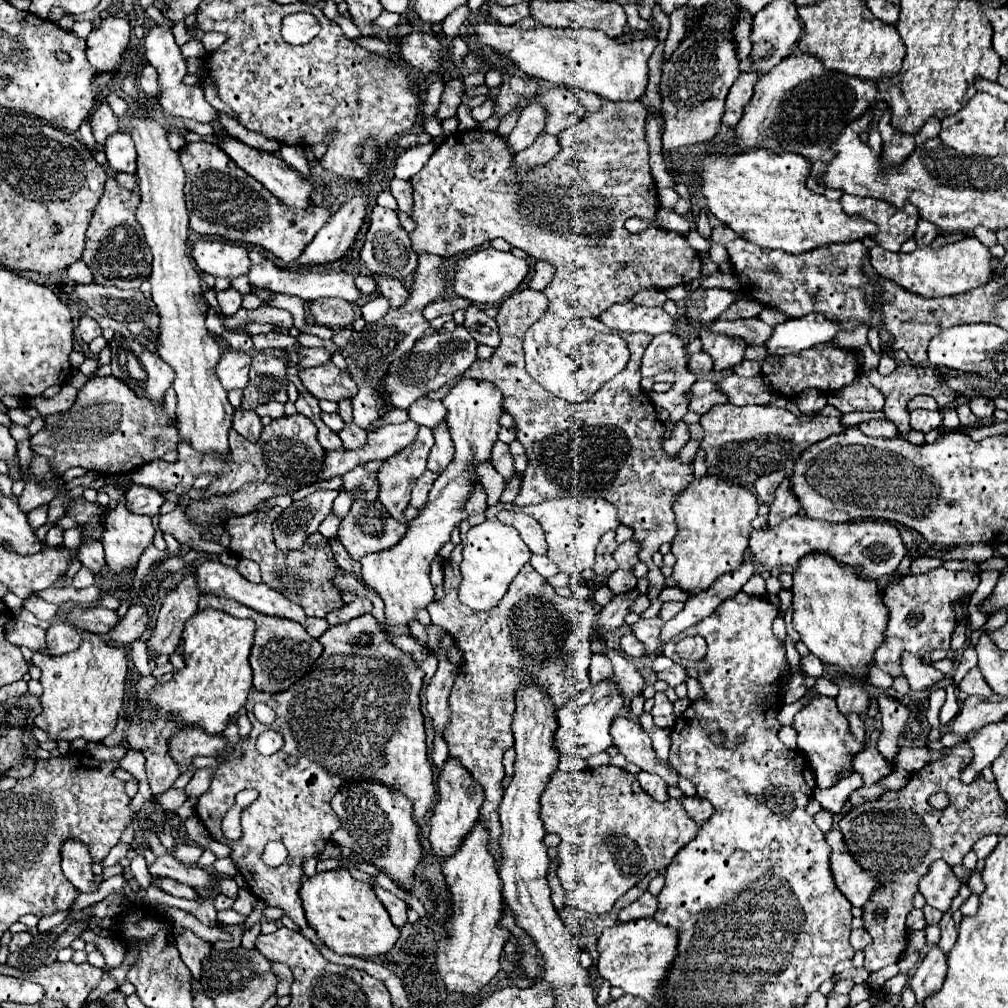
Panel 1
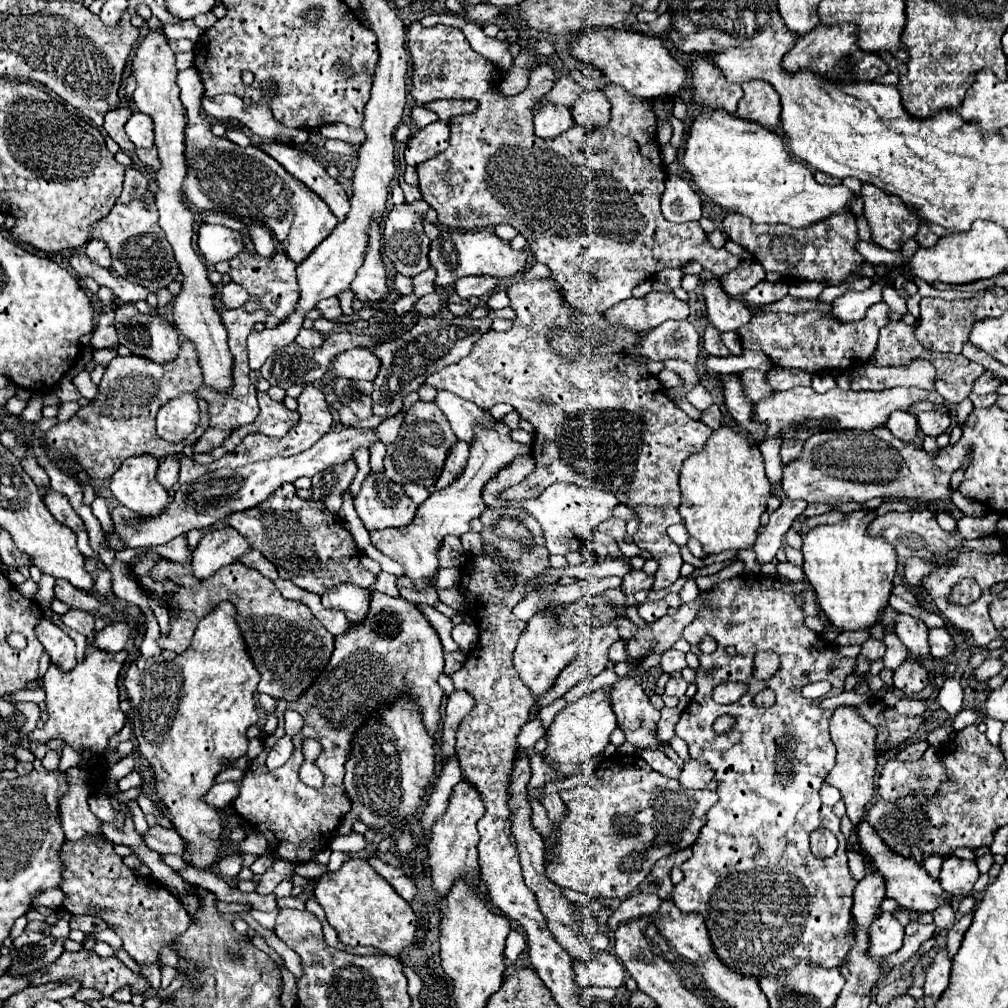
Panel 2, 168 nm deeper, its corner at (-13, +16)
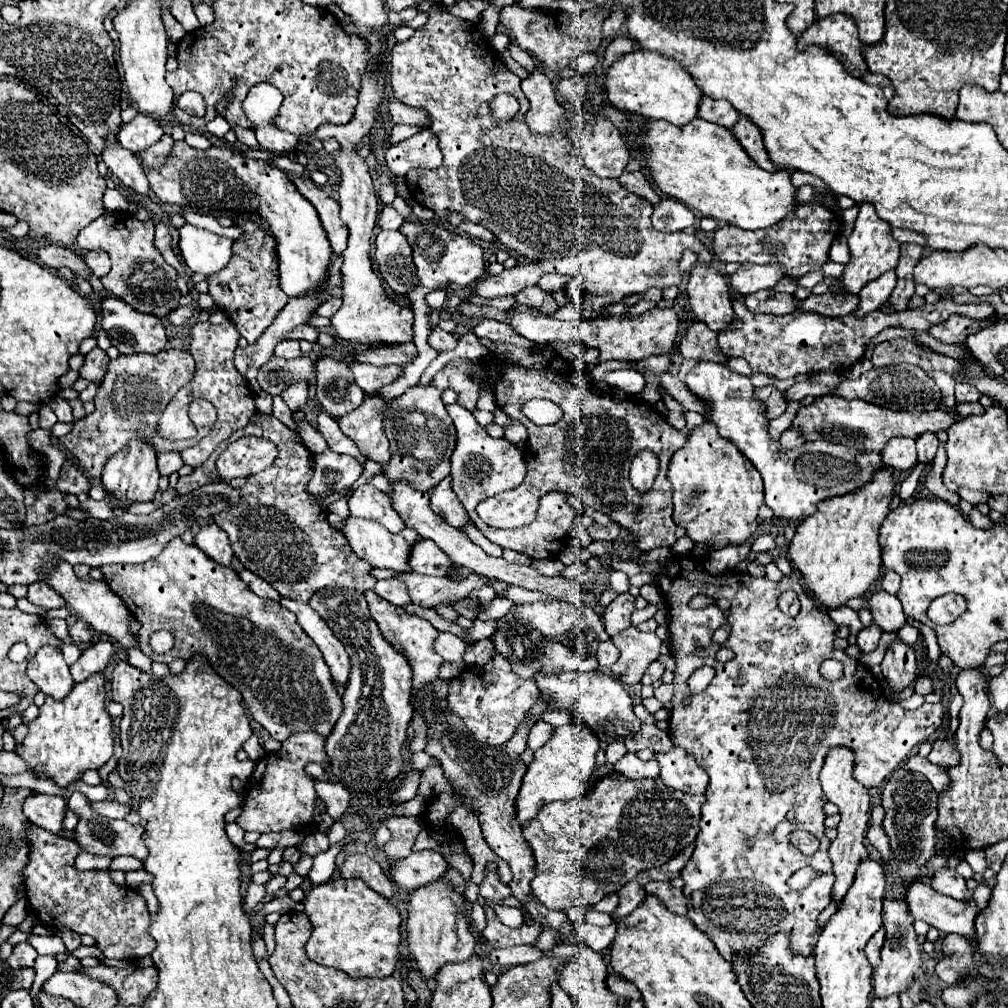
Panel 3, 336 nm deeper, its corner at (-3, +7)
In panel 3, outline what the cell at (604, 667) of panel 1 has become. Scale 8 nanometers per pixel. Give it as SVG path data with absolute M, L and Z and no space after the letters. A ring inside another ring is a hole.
M610 639L598 645L596 661L598 661L598 665L600 665L600 667L606 667L606 669L608 669L608 667L612 667L612 665L614 665L614 661L618 661L618 649L616 649L616 645L614 645Z

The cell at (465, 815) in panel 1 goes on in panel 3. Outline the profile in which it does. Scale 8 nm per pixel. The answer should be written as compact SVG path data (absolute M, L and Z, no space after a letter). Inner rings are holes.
M442 879L432 885L420 887L410 895L406 943L418 963L418 971L422 979L428 983L436 979L438 971L446 963L468 961L474 955L474 935L472 935L470 921L466 917L466 903Z

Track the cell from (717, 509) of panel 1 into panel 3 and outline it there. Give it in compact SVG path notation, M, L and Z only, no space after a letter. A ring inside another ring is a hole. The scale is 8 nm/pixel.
M704 421L688 433L688 441L670 461L668 477L674 489L674 521L686 529L694 543L722 549L726 545L742 545L756 533L762 477L732 441L720 437L712 421Z

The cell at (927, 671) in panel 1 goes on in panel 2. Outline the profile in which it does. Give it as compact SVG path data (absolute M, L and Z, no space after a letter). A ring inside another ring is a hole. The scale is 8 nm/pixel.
M900 614L900 620L896 620L896 636L904 642L912 656L916 658L930 656L928 626L922 620L912 618L910 614Z

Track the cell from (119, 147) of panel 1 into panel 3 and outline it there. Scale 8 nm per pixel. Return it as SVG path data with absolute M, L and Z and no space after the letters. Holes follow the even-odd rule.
M138 113L132 121L122 125L118 133L118 143L132 153L140 153L150 145L154 145L162 135L164 135L164 127L160 125L160 121L156 121L150 115Z

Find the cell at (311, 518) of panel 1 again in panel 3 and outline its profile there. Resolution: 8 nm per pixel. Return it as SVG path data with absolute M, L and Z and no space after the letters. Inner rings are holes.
M330 449L314 455L314 463L316 463L316 469L308 485L308 491L318 497L350 487L364 471L362 463L356 457L340 455Z

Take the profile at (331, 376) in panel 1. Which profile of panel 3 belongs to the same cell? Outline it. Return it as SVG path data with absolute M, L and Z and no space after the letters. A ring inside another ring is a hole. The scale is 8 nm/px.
M352 363L350 365L356 377L356 383L366 391L372 393L384 385L394 383L398 377L402 377L402 367L398 365L386 365L386 367L376 367L368 363Z

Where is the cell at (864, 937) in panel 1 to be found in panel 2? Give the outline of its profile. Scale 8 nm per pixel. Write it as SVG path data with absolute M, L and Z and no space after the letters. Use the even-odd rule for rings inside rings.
M880 912L870 928L868 928L868 942L870 942L870 956L874 960L880 960L886 954L892 954L902 948L902 938L904 938L904 926L890 914L890 912Z

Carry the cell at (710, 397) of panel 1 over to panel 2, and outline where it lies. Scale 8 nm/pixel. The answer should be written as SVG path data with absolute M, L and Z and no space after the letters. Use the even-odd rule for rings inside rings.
M744 370L738 374L744 396L748 396L748 400L762 400L764 396L772 394L772 388L768 388L768 384L764 384L764 372L760 370Z

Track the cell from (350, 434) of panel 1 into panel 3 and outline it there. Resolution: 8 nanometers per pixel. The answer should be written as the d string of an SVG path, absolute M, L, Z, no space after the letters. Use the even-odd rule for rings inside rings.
M332 355L318 357L316 399L332 417L342 417L362 403L364 391L358 389L352 369L344 359Z

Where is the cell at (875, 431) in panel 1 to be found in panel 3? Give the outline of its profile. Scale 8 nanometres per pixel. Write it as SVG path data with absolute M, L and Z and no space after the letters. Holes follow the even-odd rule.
M896 437L894 441L888 441L888 445L882 453L882 461L886 467L892 467L896 471L912 469L918 463L914 441L904 439L904 437Z

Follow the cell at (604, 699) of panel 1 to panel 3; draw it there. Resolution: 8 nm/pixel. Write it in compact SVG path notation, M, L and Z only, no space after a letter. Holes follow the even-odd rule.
M568 723L554 729L552 739L534 753L534 761L528 765L520 793L516 797L516 821L526 825L532 821L538 811L556 799L570 801L582 797L588 785L588 779L596 765L596 753L600 749L600 741L592 737L592 733L576 723Z

